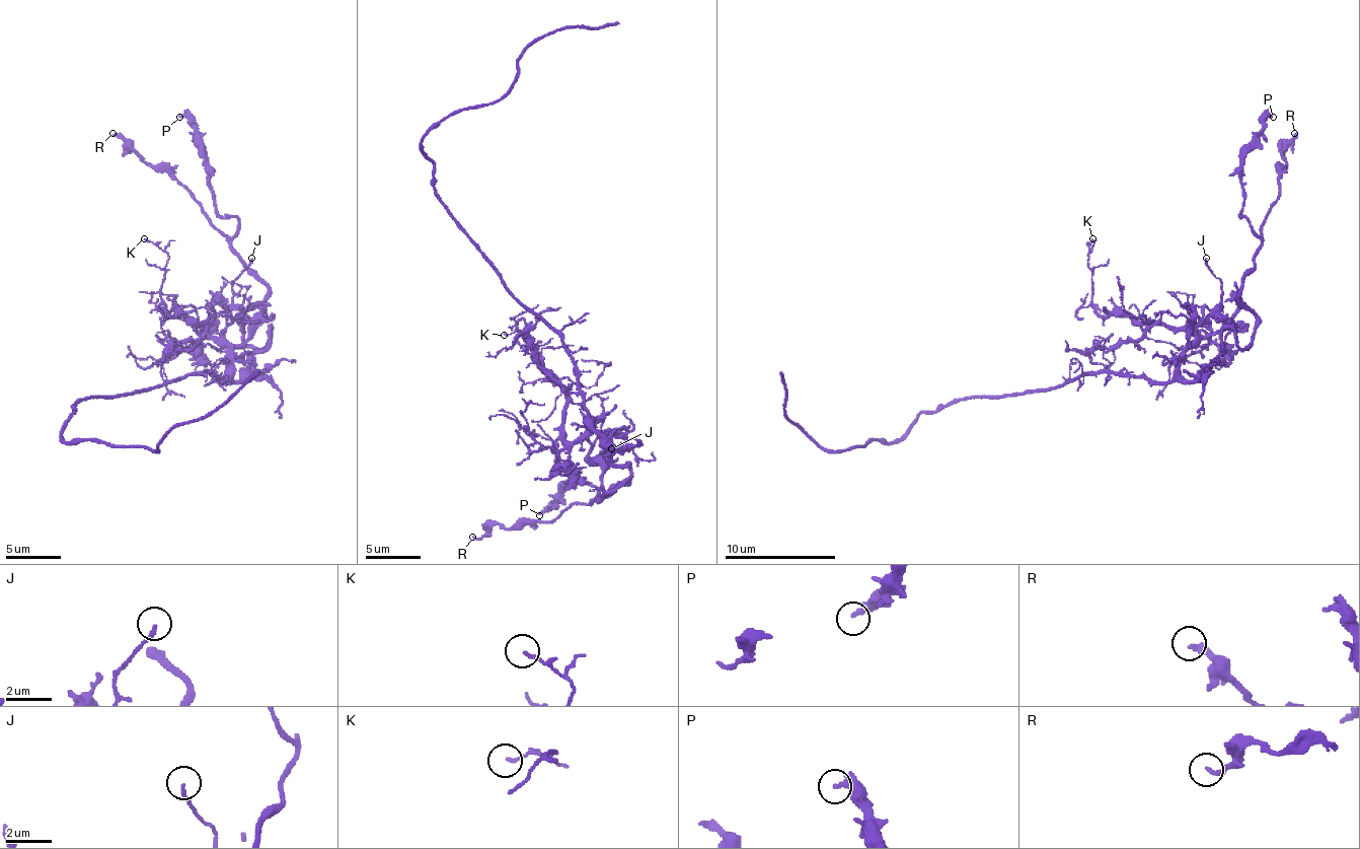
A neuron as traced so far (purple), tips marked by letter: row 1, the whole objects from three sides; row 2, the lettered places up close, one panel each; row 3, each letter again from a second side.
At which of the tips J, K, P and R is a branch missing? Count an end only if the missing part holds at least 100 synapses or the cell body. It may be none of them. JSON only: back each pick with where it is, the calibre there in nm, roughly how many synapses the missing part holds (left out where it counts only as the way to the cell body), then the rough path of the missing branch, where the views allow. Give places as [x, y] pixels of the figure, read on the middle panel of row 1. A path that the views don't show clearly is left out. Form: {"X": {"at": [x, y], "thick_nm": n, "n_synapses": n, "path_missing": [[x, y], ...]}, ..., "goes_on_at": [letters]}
{"goes_on_at": []}

